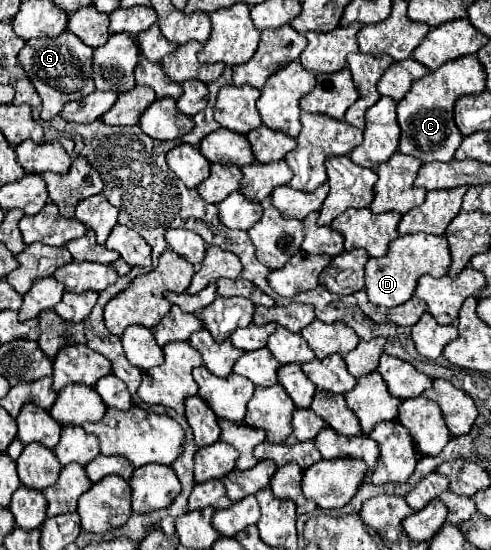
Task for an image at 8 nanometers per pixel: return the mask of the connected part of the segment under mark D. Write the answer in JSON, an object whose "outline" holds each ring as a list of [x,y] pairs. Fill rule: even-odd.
{"outline":[[[407,234],[399,236],[389,244],[389,250],[381,258],[369,258],[365,264],[365,292],[369,300],[383,308],[393,308],[407,302],[415,288],[417,280],[423,274],[431,276],[445,276],[451,264],[449,244],[445,236],[431,236],[431,234]]]}

